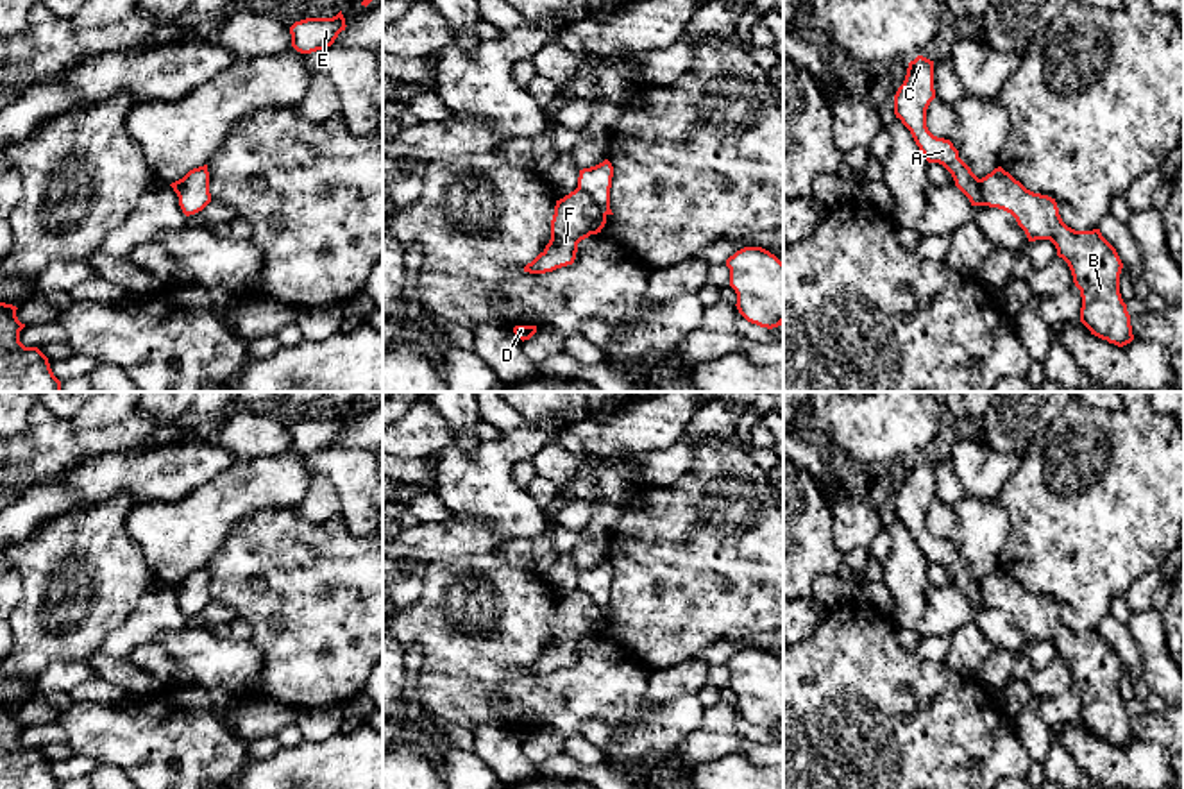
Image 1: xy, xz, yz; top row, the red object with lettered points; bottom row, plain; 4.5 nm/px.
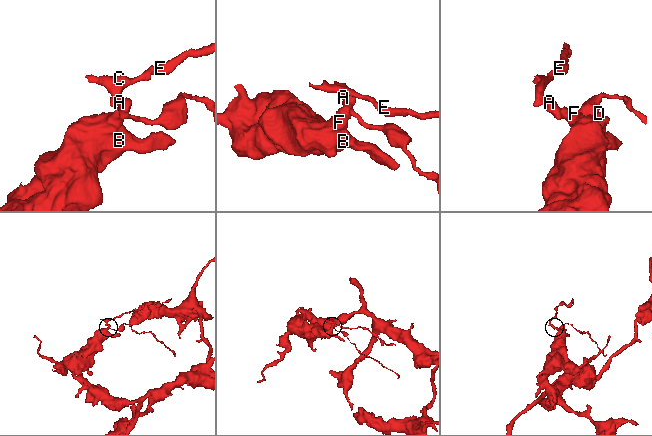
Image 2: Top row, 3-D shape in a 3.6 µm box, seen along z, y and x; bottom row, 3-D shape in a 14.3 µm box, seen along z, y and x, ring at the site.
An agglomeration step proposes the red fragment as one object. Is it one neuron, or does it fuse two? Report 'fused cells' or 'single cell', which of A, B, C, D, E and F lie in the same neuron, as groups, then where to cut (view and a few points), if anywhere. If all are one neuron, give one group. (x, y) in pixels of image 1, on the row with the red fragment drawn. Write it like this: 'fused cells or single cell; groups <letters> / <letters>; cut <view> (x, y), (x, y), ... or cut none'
fused cells; groups A C E / B D F; cut xz (578, 186), (607, 213)

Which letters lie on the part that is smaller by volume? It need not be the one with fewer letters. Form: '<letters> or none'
A, C, E

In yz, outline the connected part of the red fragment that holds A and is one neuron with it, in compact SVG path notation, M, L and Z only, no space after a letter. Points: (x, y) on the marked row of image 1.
M918 55L909 63L905 81L894 95L894 115L910 131L926 161L943 165L971 206L985 206L980 179L959 157L959 150L950 140L934 136L926 127L926 109L934 98L934 61Z

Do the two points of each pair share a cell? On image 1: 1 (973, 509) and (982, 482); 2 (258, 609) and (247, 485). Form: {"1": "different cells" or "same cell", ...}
{"1": "different cells", "2": "different cells"}

